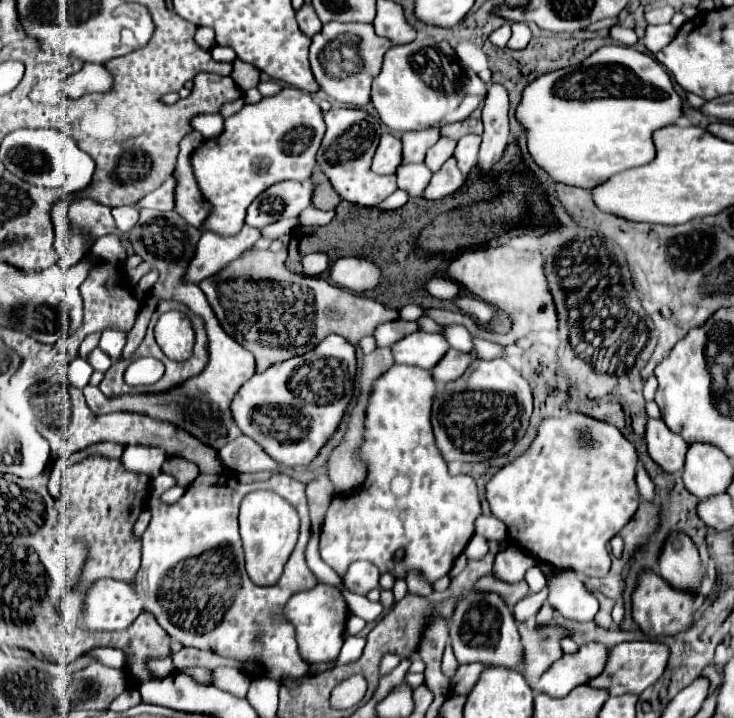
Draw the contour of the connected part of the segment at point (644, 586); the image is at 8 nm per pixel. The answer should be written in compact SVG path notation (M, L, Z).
M643 572L637 584L637 590L633 592L633 620L639 624L639 628L647 636L673 636L683 630L687 630L693 624L693 616L697 610L705 610L709 606L709 598L705 596L693 596L681 590L671 588L665 584L663 578L659 578L653 572Z

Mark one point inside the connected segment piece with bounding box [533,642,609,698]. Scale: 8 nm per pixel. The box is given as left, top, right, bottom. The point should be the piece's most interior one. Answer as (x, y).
(572, 670)

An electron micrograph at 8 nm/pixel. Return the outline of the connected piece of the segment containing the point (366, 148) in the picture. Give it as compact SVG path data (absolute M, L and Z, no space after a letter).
M331 108L325 114L325 122L327 132L317 152L317 162L339 196L361 206L377 206L393 194L397 190L395 176L379 176L371 170L371 160L381 136L381 122L369 112L357 108Z

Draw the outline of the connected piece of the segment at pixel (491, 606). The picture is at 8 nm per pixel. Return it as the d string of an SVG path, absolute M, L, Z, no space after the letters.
M469 594L461 598L451 622L451 646L459 664L483 662L517 670L523 664L523 646L513 612L497 594Z

